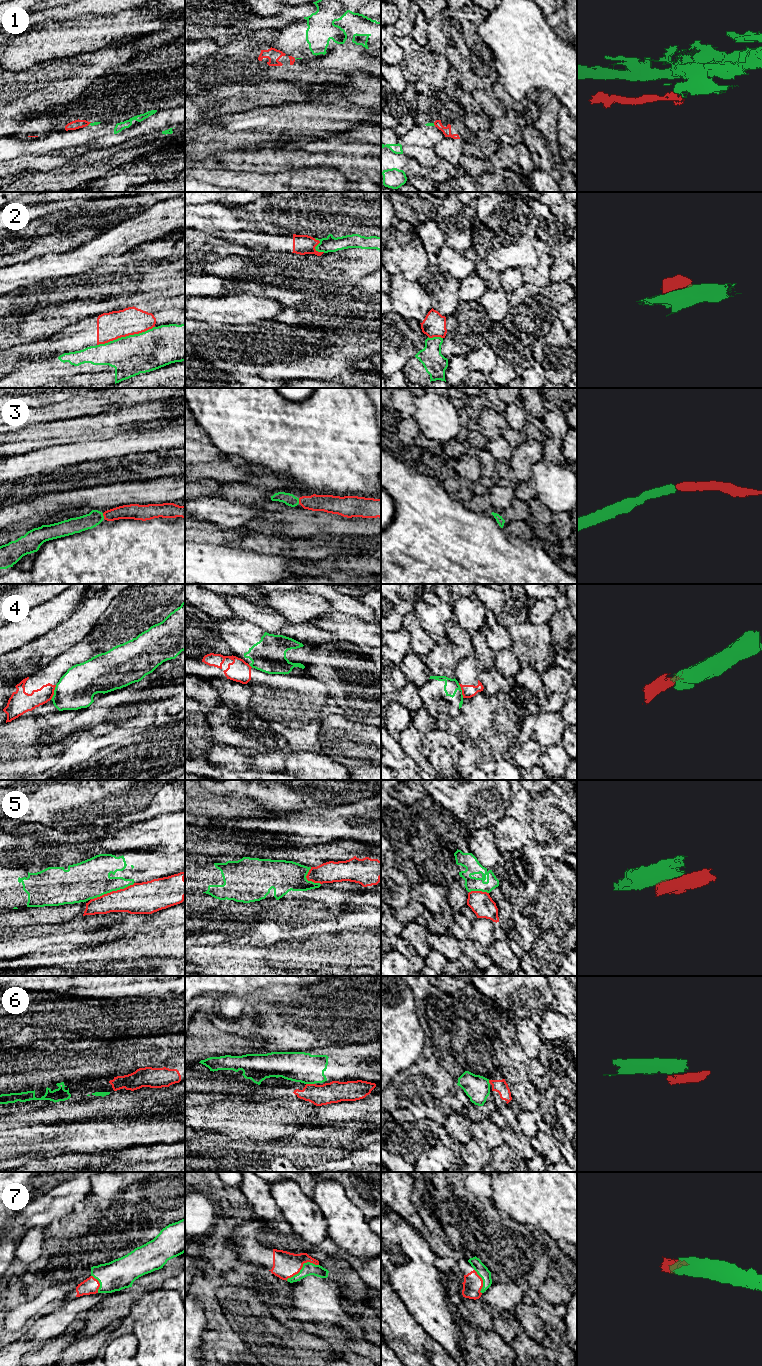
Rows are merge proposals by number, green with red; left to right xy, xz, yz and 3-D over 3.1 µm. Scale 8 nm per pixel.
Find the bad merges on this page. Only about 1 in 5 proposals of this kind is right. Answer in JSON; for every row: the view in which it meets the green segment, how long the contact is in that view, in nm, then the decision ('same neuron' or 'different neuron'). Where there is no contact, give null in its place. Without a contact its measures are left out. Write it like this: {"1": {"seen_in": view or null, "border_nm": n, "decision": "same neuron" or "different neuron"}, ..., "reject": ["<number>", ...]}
{"1": {"seen_in": "xy", "border_nm": 40, "decision": "different neuron"}, "2": {"seen_in": "xy", "border_nm": 480, "decision": "different neuron"}, "3": {"seen_in": "xy", "border_nm": 50, "decision": "same neuron"}, "4": {"seen_in": "xy", "border_nm": 130, "decision": "different neuron"}, "5": {"seen_in": "xy", "border_nm": 380, "decision": "different neuron"}, "6": {"seen_in": "xz", "border_nm": 70, "decision": "different neuron"}, "7": {"seen_in": "xz", "border_nm": 300, "decision": "same neuron"}, "reject": ["1", "2", "4", "5", "6"]}

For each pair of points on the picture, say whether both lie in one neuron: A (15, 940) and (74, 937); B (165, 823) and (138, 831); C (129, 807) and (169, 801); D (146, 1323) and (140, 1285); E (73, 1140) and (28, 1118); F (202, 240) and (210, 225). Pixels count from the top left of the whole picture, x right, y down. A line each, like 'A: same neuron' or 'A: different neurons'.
A: same neuron
B: same neuron
C: same neuron
D: different neurons
E: different neurons
F: different neurons

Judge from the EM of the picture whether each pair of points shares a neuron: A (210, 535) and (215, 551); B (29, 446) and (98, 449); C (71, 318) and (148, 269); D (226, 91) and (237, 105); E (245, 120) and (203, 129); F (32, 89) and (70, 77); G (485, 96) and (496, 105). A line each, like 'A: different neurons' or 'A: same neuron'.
A: different neurons
B: different neurons
C: same neuron
D: same neuron
E: same neuron
F: same neuron
G: same neuron

